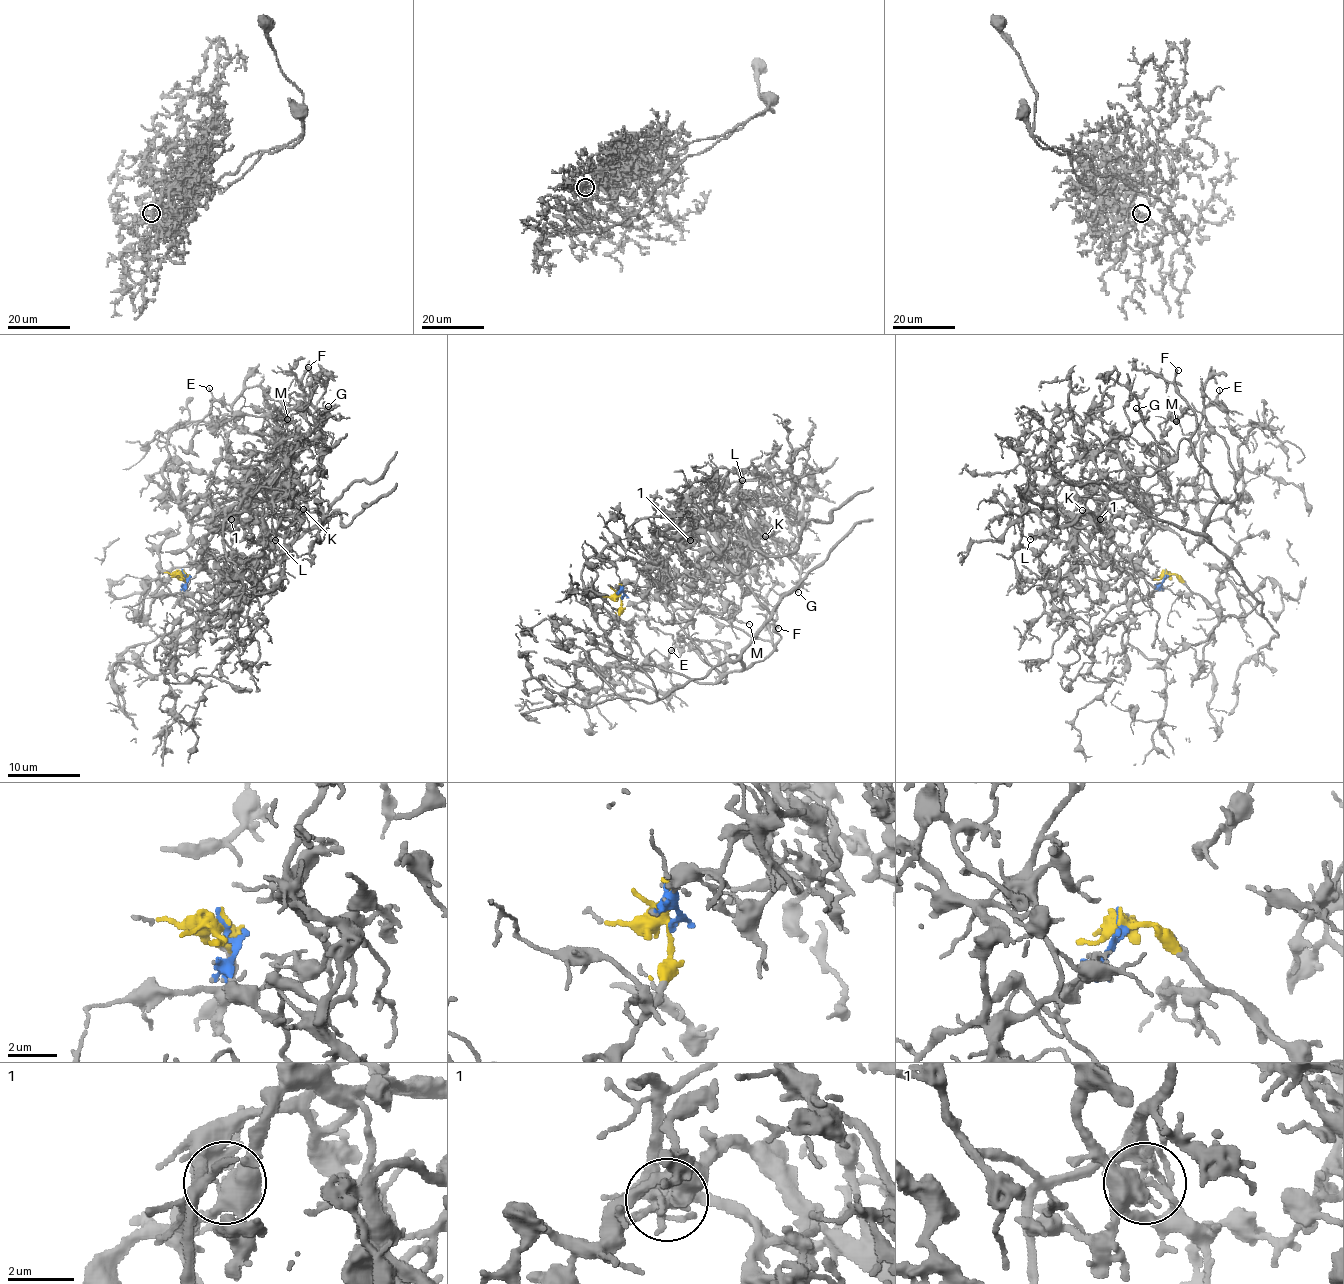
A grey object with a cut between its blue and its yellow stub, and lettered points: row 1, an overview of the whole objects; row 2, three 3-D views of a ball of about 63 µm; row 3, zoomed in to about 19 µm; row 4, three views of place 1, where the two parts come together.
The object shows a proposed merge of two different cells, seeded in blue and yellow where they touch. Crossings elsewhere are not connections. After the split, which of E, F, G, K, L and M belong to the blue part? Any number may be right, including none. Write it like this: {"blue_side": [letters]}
{"blue_side": ["K", "L"]}

